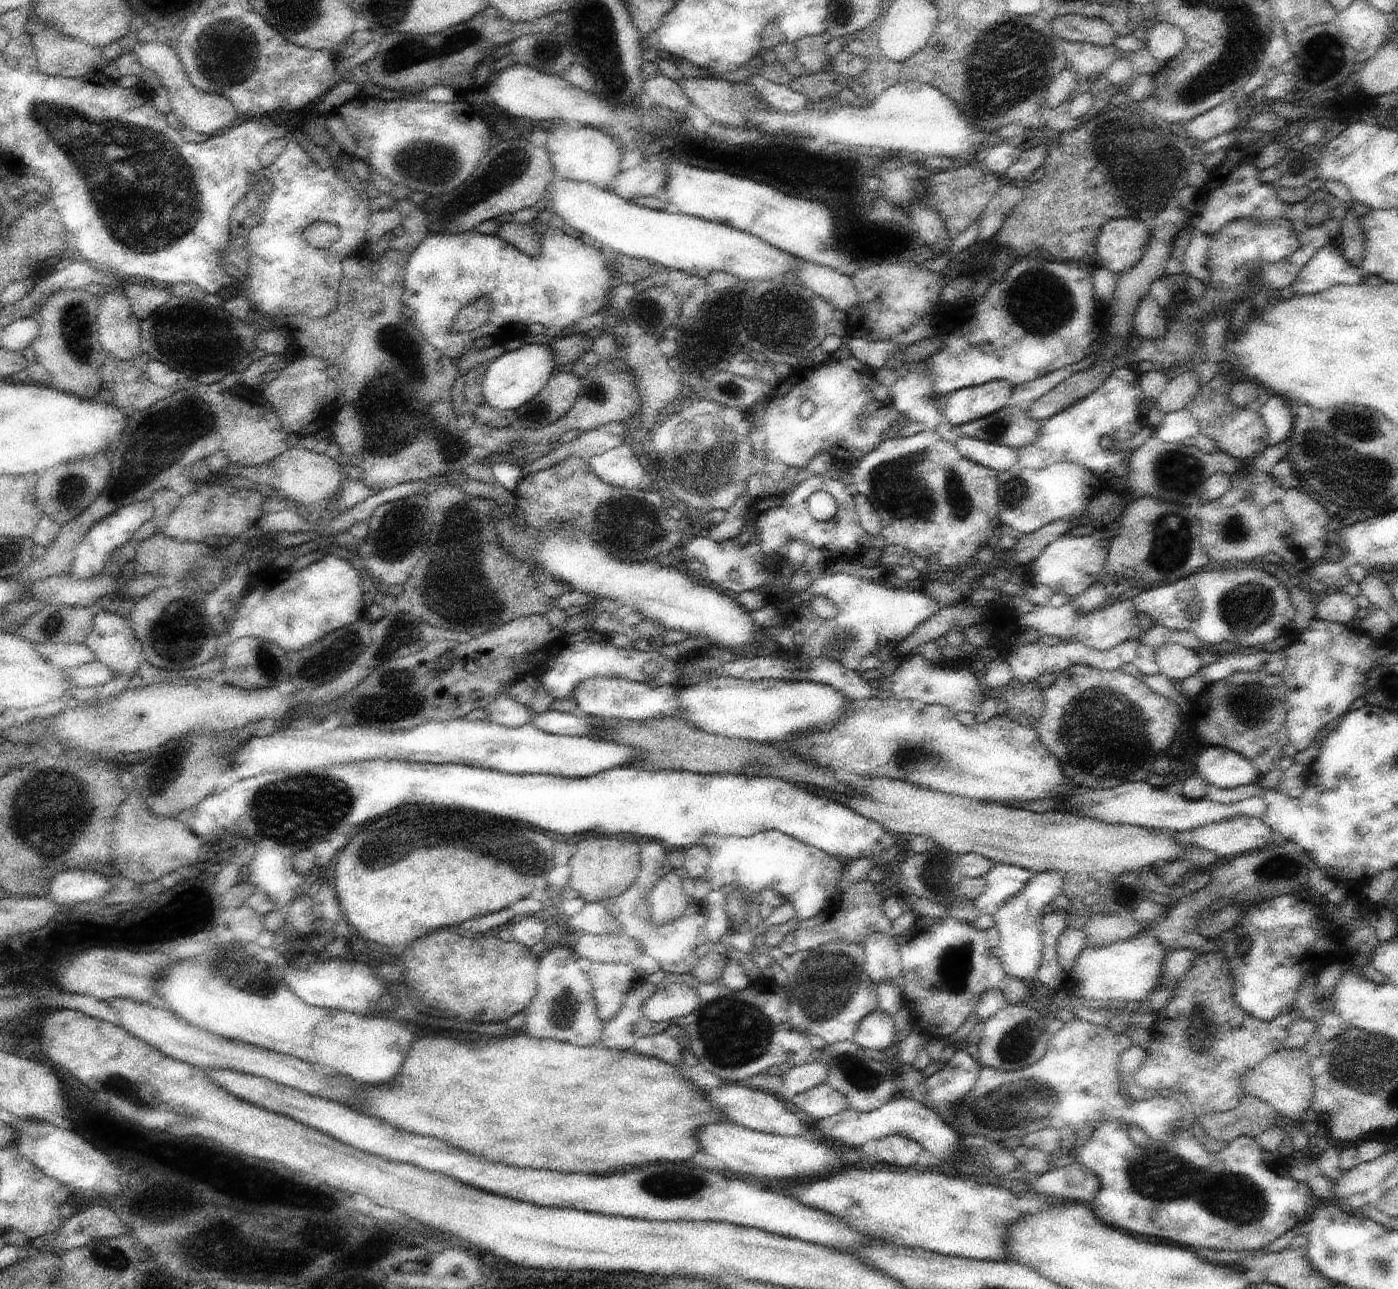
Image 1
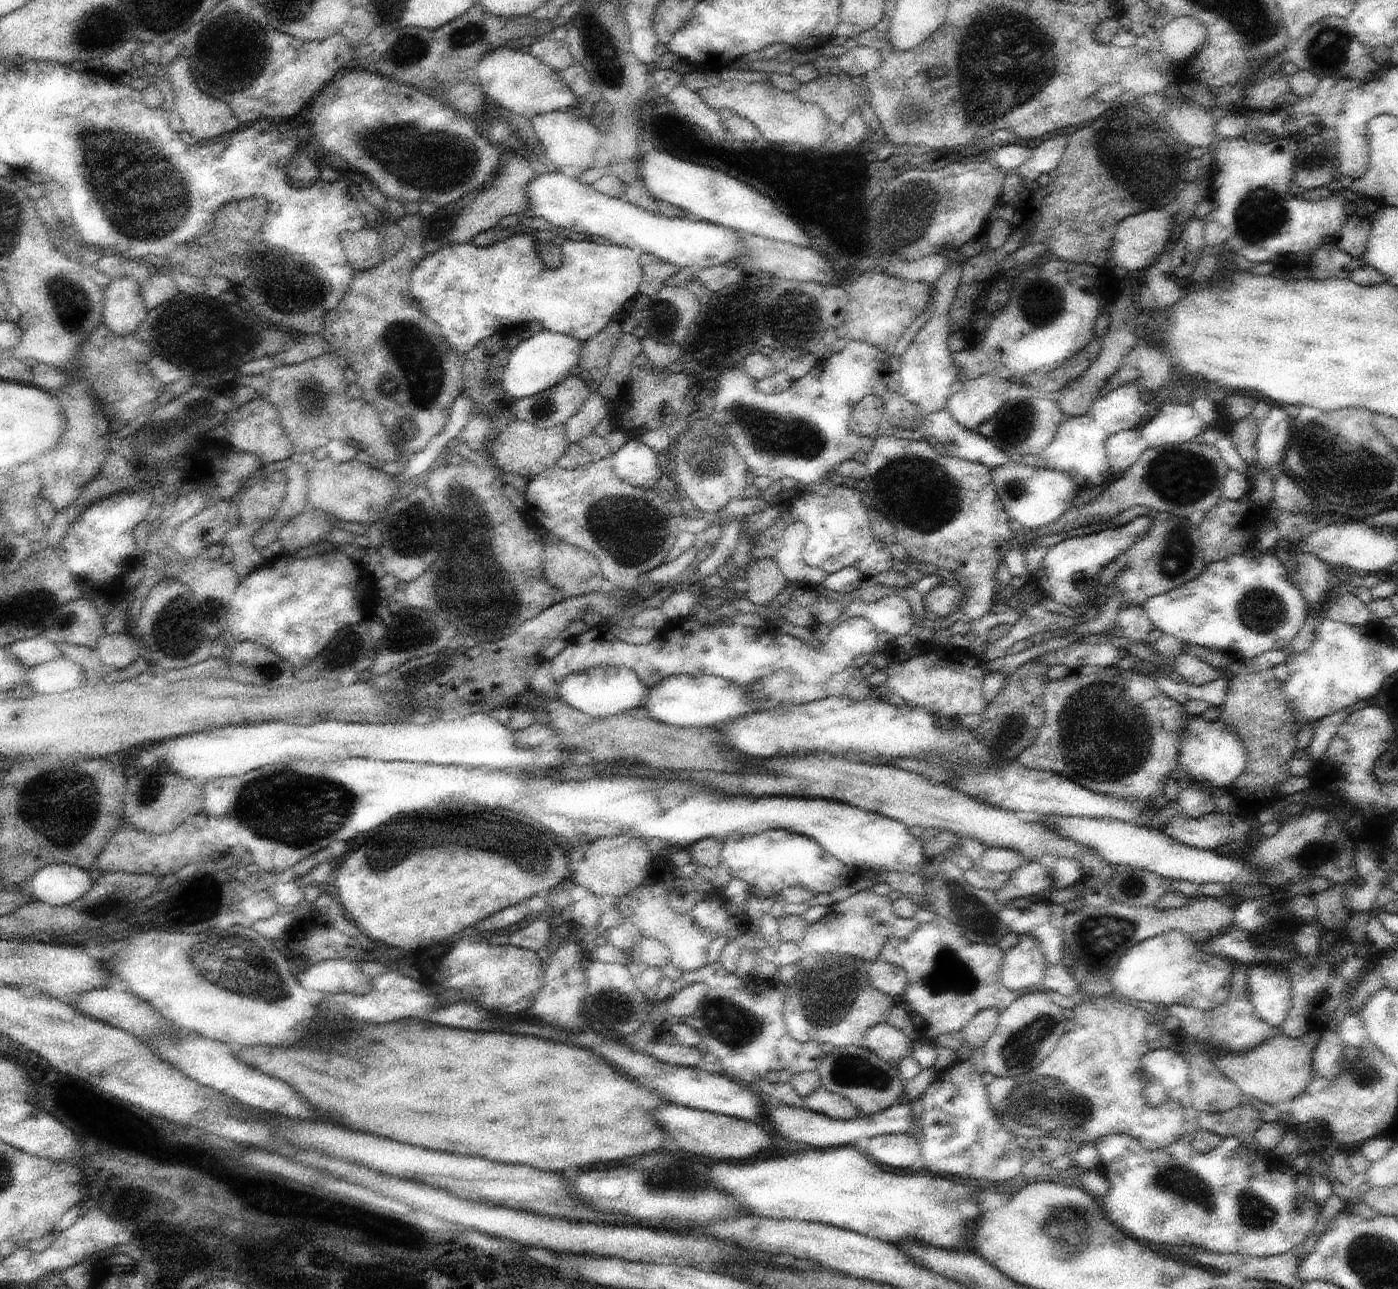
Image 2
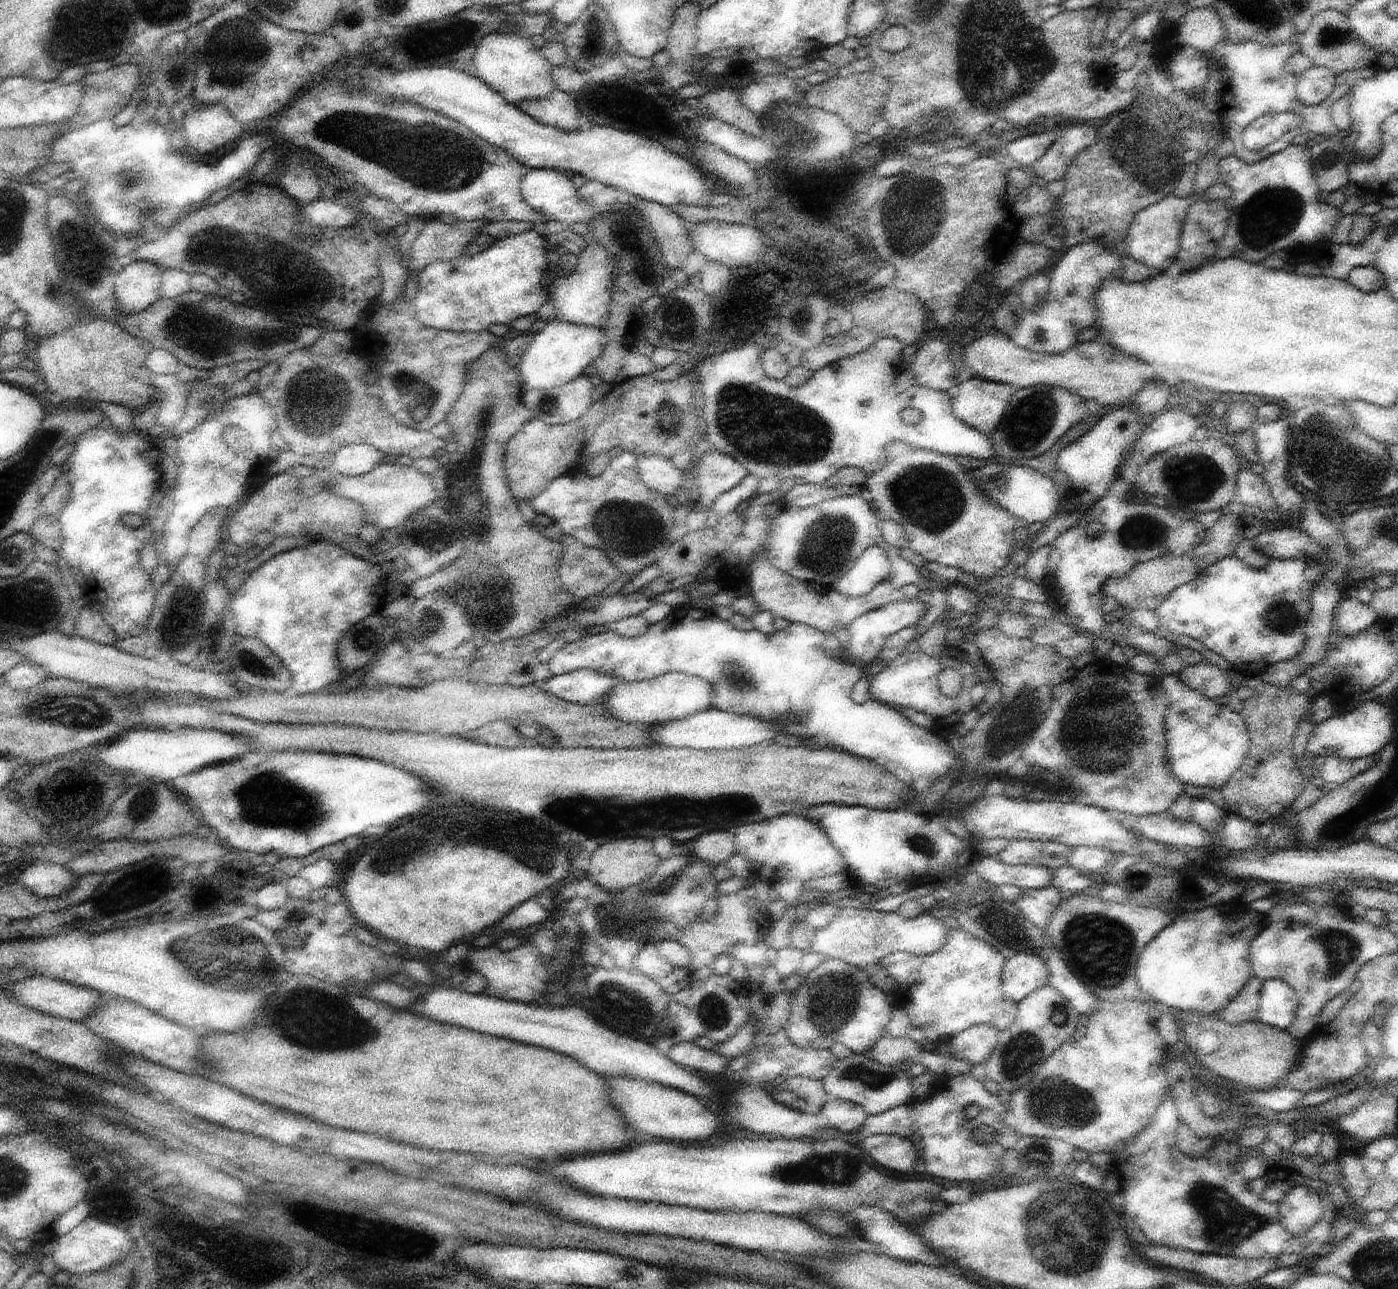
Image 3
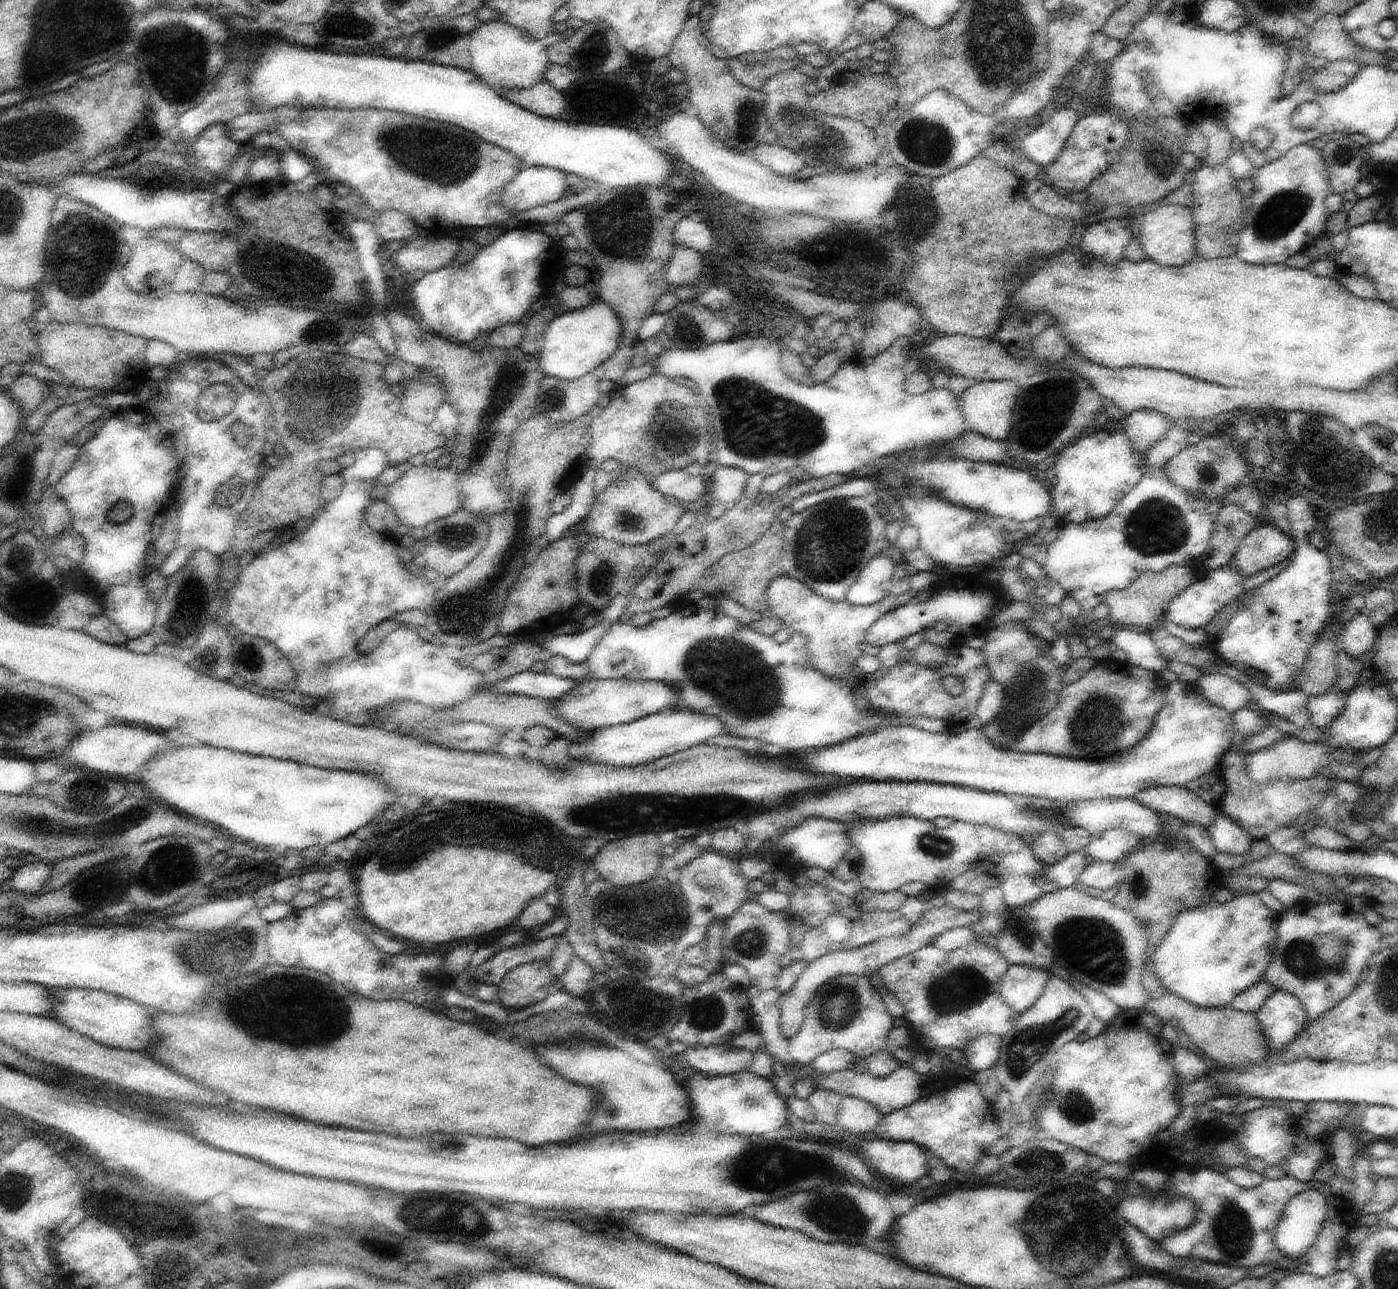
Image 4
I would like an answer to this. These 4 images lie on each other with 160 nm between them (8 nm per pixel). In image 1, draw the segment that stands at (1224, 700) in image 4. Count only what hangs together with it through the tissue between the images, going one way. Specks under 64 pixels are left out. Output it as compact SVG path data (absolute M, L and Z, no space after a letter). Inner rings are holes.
M1181 644L1162 645L1155 649L1155 653L1161 672L1172 680L1183 681L1206 665L1195 650L1183 647Z

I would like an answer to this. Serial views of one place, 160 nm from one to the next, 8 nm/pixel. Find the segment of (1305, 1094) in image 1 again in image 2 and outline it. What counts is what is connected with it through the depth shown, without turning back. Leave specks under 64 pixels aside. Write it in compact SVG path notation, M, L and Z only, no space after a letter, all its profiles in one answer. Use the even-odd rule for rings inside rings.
M1311 1030L1300 1038L1276 1033L1275 1037L1270 1037L1246 1053L1216 1053L1215 1065L1243 1092L1244 1097L1274 1106L1281 1102L1292 1102L1304 1092L1315 1075L1313 1058L1321 1033Z

